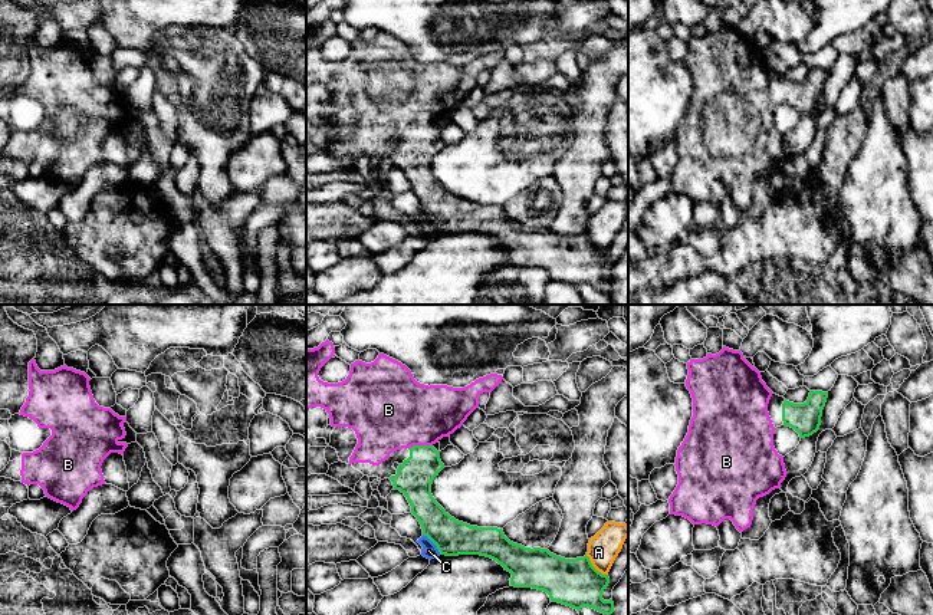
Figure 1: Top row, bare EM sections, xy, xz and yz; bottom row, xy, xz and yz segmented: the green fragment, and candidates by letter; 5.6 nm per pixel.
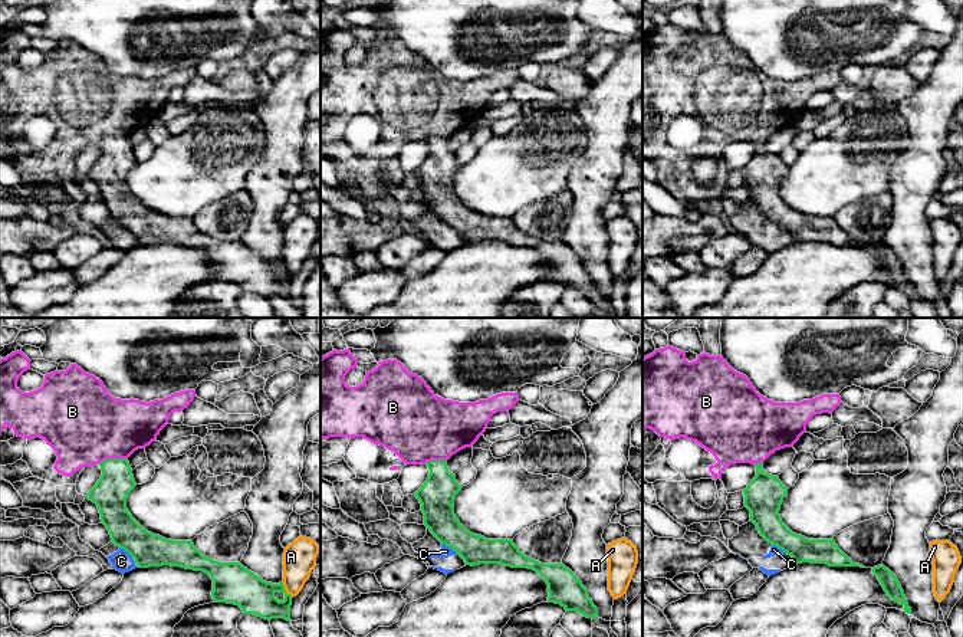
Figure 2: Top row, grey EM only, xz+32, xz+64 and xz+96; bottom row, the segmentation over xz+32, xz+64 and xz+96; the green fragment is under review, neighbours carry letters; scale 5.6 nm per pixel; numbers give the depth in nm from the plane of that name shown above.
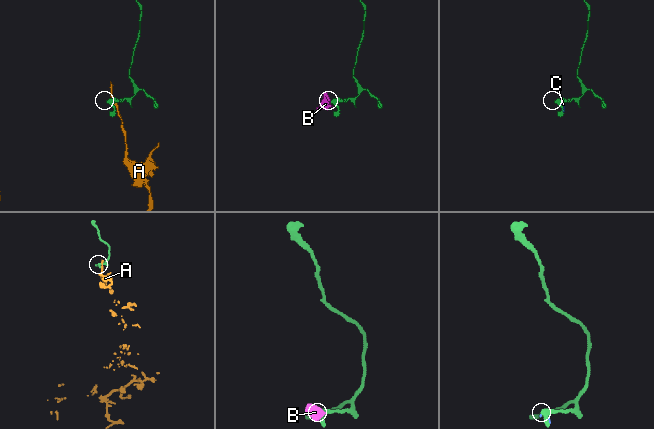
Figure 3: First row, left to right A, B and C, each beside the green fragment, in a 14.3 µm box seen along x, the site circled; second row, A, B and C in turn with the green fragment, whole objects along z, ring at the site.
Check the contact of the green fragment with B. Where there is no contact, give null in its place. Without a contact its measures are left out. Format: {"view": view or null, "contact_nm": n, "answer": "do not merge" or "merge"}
{"view": "xz", "contact_nm": 140, "answer": "merge"}

